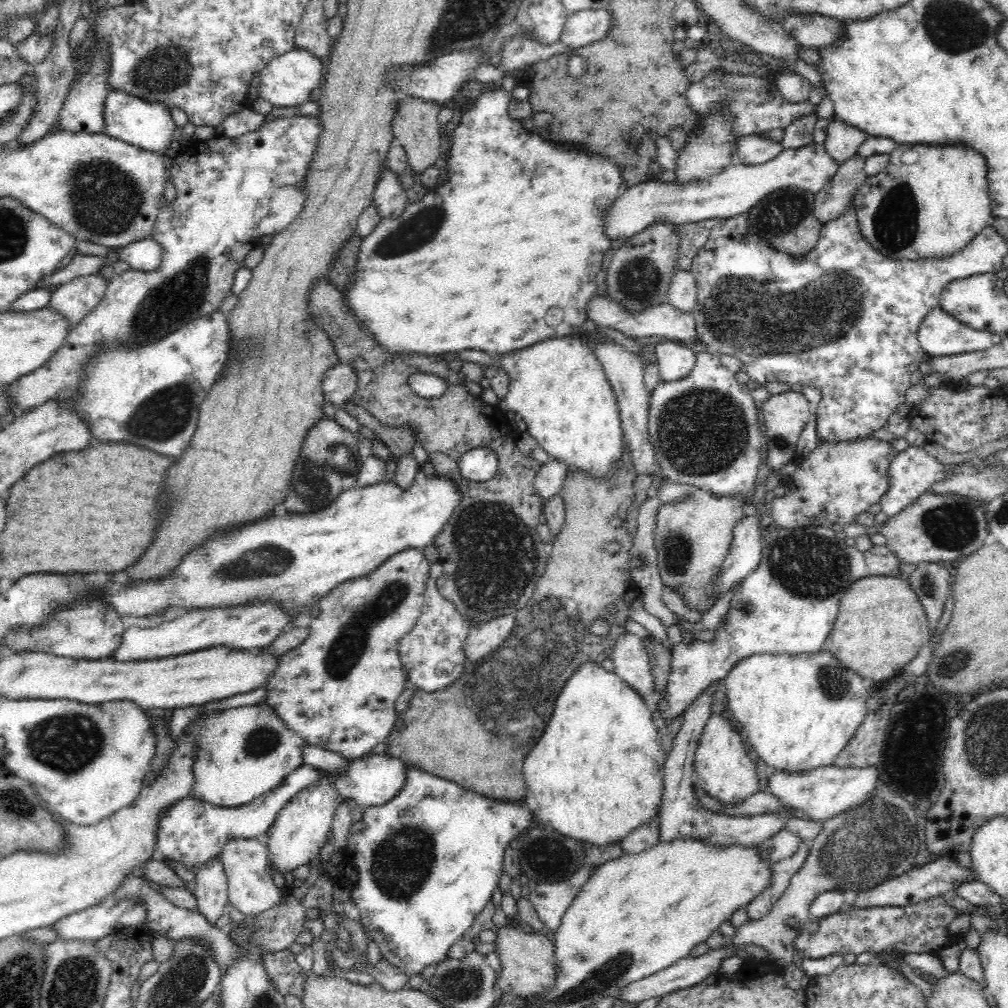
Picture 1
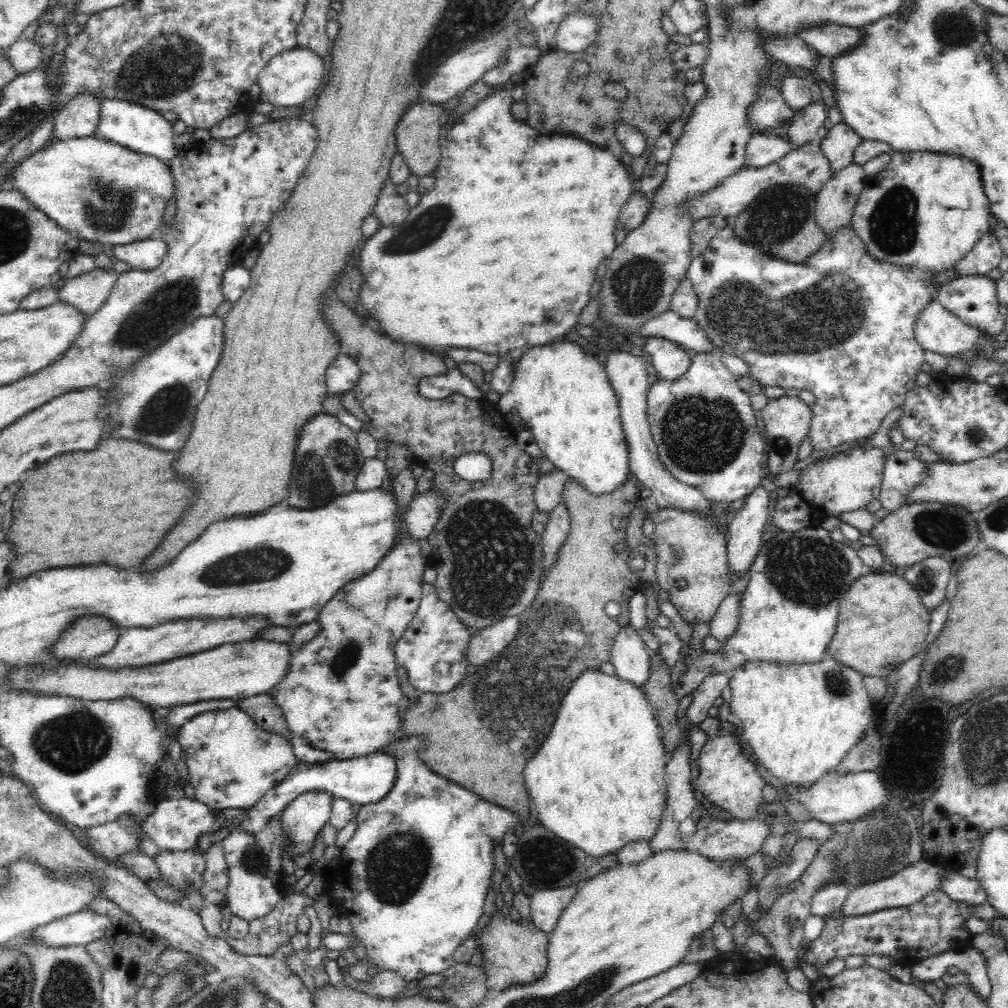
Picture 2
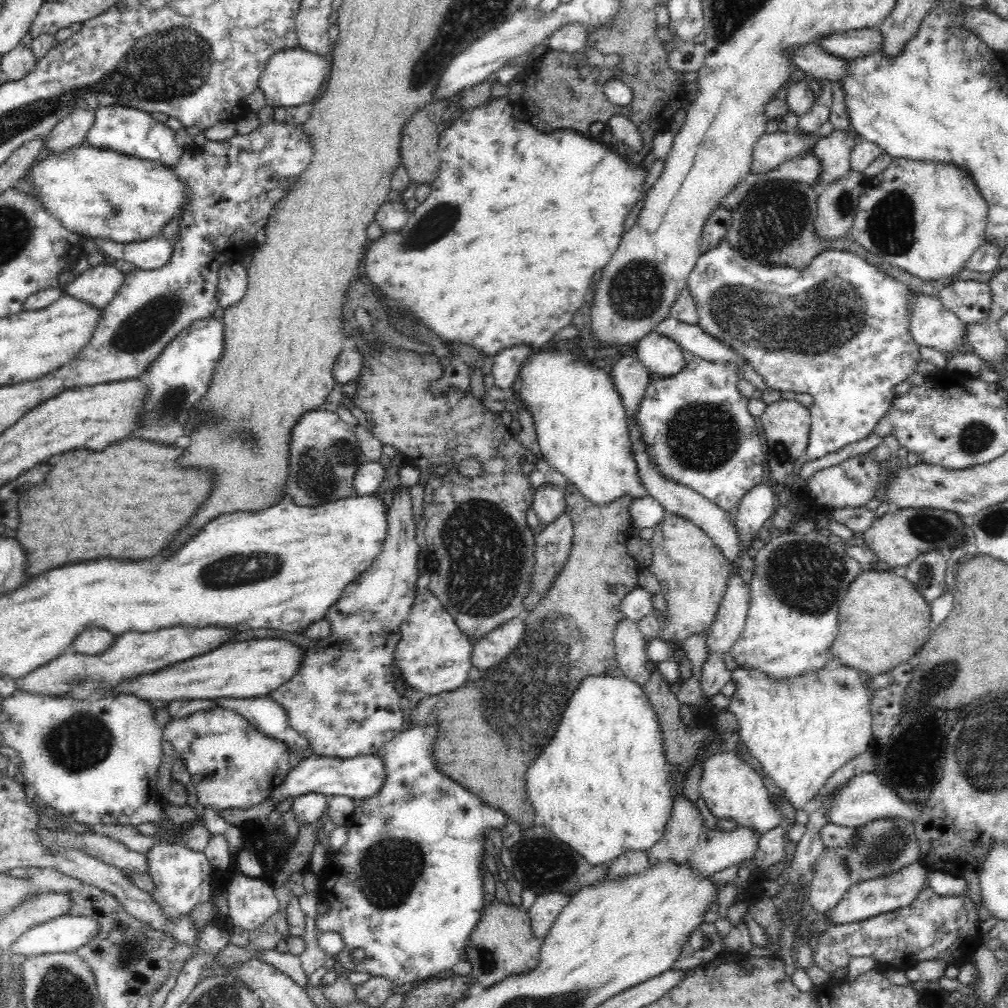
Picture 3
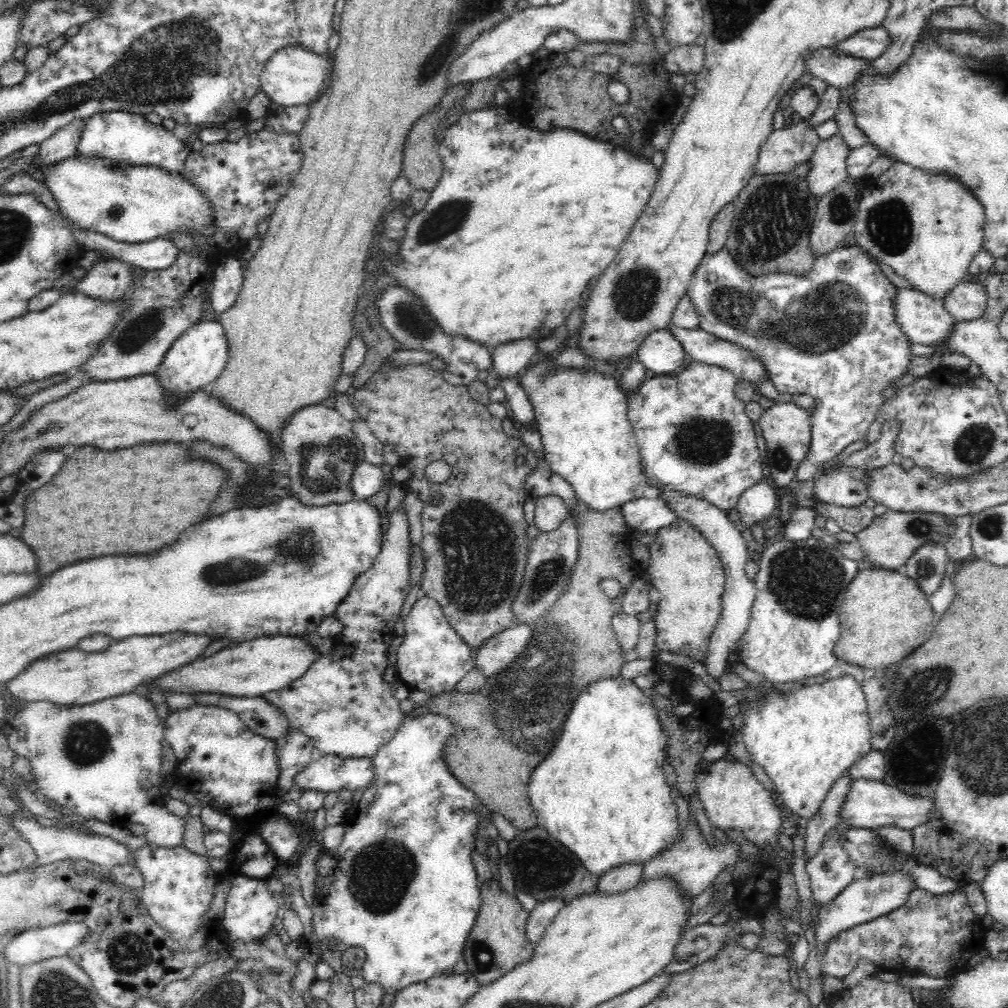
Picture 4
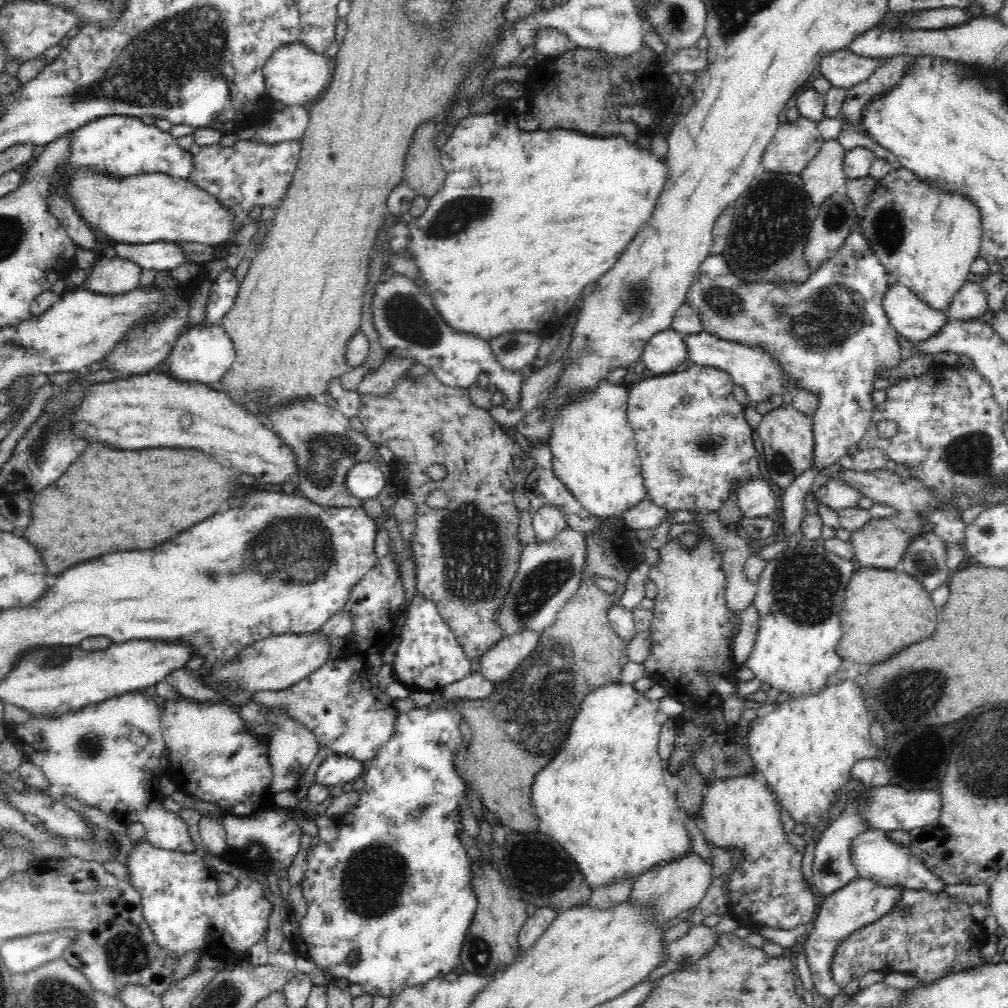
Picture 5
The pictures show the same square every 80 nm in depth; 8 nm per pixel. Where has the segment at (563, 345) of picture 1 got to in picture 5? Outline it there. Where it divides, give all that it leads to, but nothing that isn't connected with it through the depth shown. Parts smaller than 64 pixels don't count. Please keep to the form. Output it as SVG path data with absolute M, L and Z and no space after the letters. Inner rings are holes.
M606 380L599 382L593 391L576 397L553 414L555 421L549 445L555 475L566 485L582 508L599 519L623 516L628 509L642 502L647 495L636 449L635 432L627 421L628 404L627 386L614 385Z

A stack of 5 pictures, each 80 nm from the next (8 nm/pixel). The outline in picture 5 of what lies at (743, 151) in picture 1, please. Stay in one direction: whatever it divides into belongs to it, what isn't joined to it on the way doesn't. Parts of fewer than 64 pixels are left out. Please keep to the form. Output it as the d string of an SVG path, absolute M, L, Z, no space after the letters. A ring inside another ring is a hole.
M804 116L780 124L762 155L762 169L801 175L826 141L817 126Z

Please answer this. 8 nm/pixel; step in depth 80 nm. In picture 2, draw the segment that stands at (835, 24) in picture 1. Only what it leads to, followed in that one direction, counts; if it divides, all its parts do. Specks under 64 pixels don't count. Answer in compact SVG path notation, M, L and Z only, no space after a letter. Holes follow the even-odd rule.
M822 25L802 31L799 37L821 56L830 59L854 50L863 40L864 29L842 27L842 25Z

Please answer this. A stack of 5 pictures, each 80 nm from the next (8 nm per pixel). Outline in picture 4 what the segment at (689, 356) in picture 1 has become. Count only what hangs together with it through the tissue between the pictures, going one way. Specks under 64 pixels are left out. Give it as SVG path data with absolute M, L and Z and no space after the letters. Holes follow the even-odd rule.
M666 328L647 336L637 354L649 375L672 375L683 368L685 350L677 336Z

